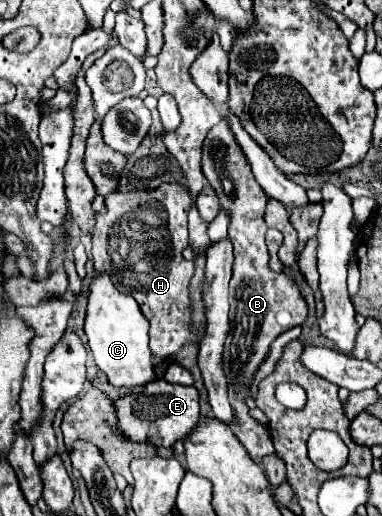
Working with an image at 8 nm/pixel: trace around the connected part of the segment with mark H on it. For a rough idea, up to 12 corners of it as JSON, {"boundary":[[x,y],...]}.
{"boundary":[[177,182],[105,196],[95,270],[129,288],[155,358],[197,338]]}

